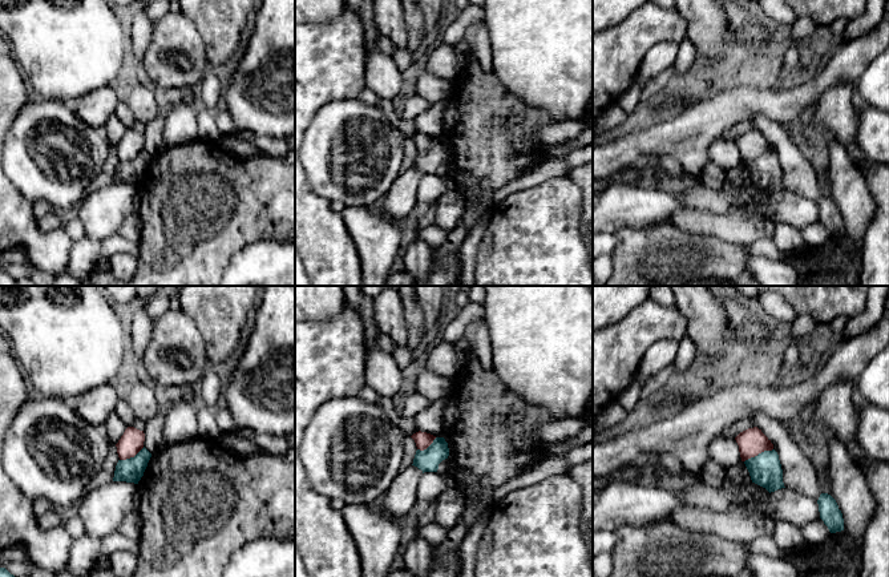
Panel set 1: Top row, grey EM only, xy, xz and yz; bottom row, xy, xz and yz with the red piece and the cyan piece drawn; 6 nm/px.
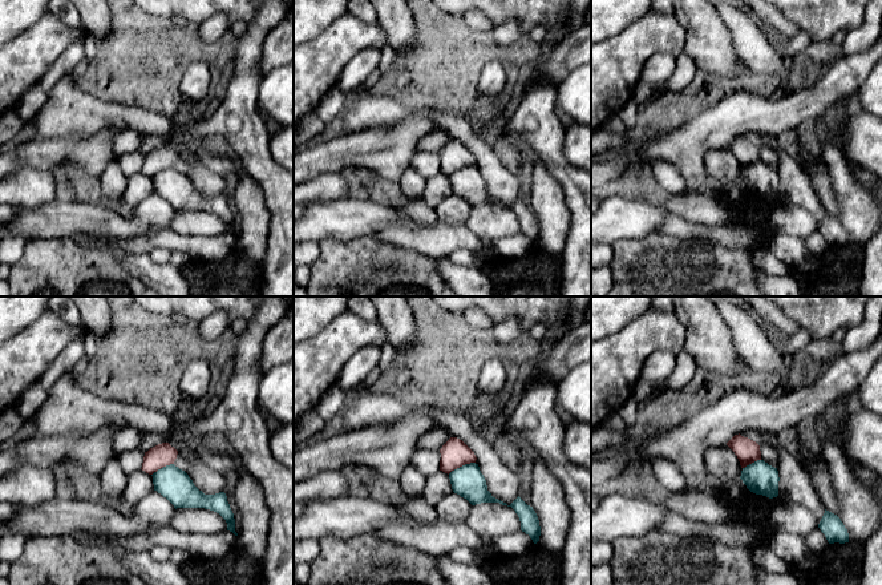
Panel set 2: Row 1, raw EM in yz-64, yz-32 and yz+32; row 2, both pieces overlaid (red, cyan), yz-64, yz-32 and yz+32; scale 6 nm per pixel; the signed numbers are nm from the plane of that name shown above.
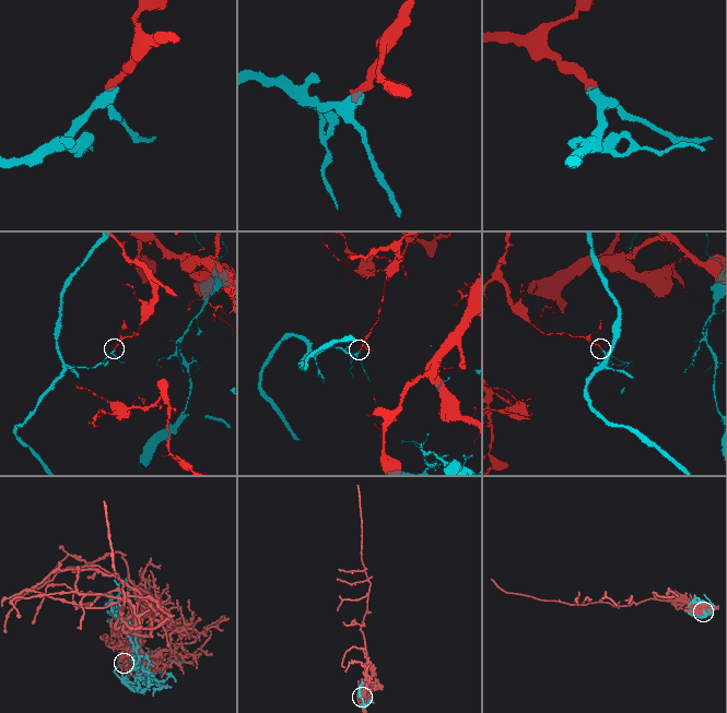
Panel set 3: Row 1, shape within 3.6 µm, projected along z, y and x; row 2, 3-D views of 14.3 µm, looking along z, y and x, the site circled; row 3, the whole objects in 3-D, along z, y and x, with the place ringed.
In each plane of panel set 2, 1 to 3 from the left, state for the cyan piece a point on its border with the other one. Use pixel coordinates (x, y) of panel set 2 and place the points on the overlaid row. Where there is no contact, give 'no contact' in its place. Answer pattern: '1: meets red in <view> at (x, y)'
1: meets red in yz-64 at (162, 467)
2: meets red in yz-32 at (461, 466)
3: meets red in yz+32 at (751, 463)

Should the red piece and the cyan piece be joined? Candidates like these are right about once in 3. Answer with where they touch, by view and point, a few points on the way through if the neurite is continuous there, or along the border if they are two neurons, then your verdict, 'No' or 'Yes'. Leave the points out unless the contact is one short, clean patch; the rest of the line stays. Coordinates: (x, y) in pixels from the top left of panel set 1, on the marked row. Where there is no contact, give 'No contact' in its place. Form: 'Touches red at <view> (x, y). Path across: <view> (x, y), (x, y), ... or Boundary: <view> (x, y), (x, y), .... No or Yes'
Touches red at yz (758, 454). Boundary: yz (772, 448), (764, 450), (744, 461). No

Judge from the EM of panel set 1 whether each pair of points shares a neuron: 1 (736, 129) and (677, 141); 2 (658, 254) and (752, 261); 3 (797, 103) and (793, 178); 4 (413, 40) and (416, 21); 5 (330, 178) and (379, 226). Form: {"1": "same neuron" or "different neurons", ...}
{"1": "different neurons", "2": "different neurons", "3": "different neurons", "4": "same neuron", "5": "different neurons"}

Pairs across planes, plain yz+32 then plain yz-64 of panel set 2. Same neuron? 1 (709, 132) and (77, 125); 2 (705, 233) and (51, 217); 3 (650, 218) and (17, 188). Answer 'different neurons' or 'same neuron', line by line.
1: different neurons
2: different neurons
3: different neurons

